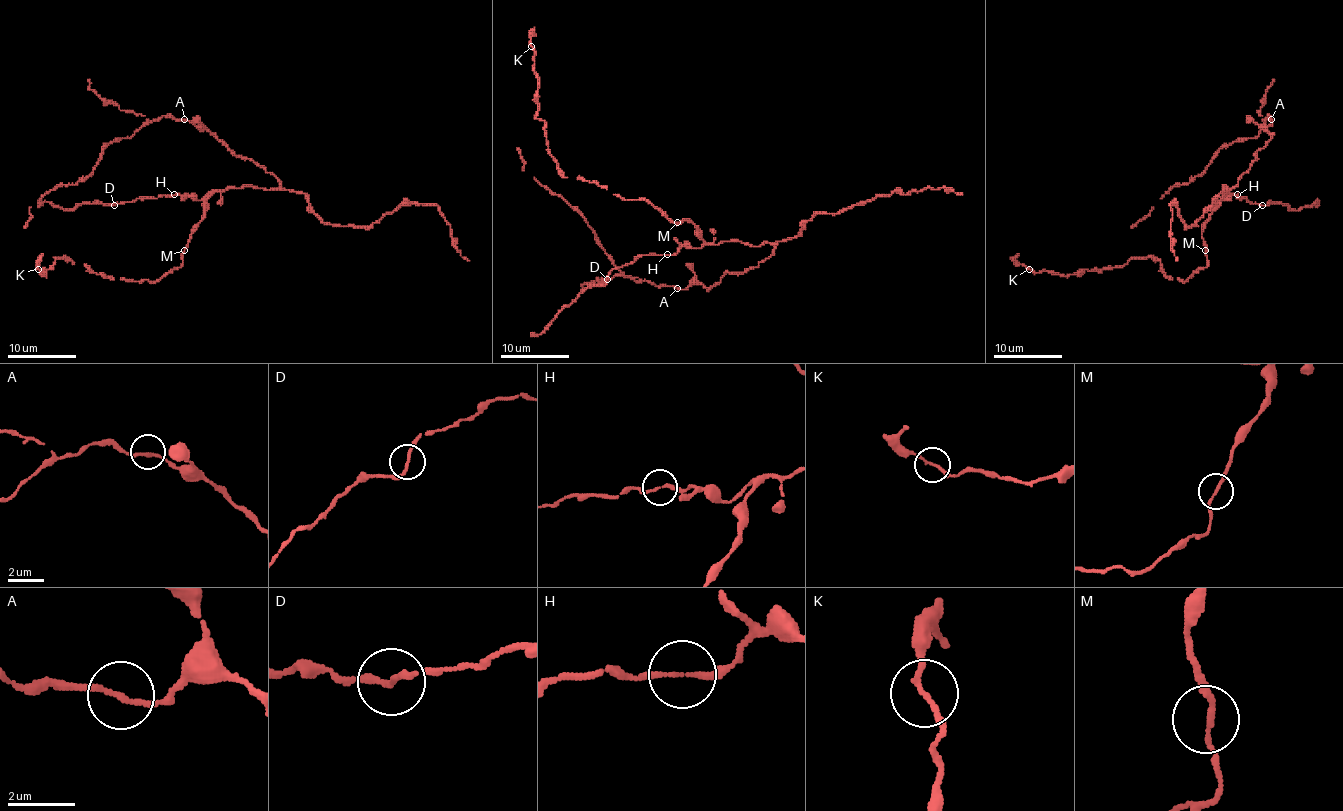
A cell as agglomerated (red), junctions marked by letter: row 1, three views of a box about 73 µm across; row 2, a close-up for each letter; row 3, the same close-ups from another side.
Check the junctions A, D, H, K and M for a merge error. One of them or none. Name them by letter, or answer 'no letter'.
no letter

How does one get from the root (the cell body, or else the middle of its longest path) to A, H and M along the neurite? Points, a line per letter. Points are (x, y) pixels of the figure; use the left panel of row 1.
A: (250, 186), (281, 188), (272, 174), (252, 160), (238, 157), (208, 131), (184, 119)
H: (250, 186), (210, 191), (200, 200), (188, 195), (174, 195)
M: (250, 186), (215, 191), (207, 200), (203, 219), (184, 250)

